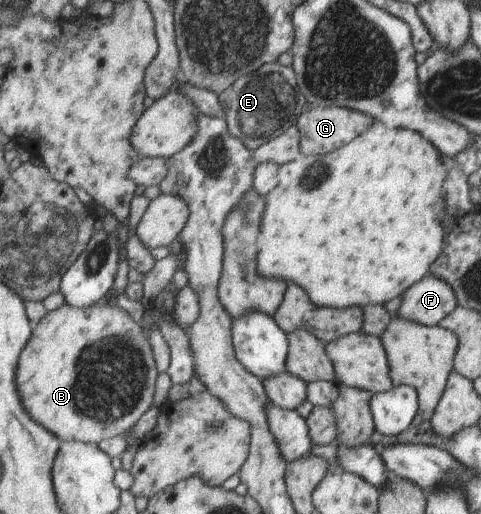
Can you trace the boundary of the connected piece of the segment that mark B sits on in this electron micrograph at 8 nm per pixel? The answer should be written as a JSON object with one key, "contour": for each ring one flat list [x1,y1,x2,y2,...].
{"contour":[[104,302,96,303,88,308,74,308,66,304,62,308,50,311,38,323,33,330,33,336,22,351,22,360,18,366,18,390,22,392,22,402,26,404,26,410,30,412,30,416,38,422,44,424,46,430,54,432,60,436,60,440,80,441,88,444,101,444,104,440,109,440,119,435,125,435,127,431,152,408,154,404,154,394,156,394,156,378,158,378,158,368,156,368,156,360,150,348,148,337,144,336,140,322,134,322,134,318,130,318,128,312,124,312,117,305,106,306]]}

